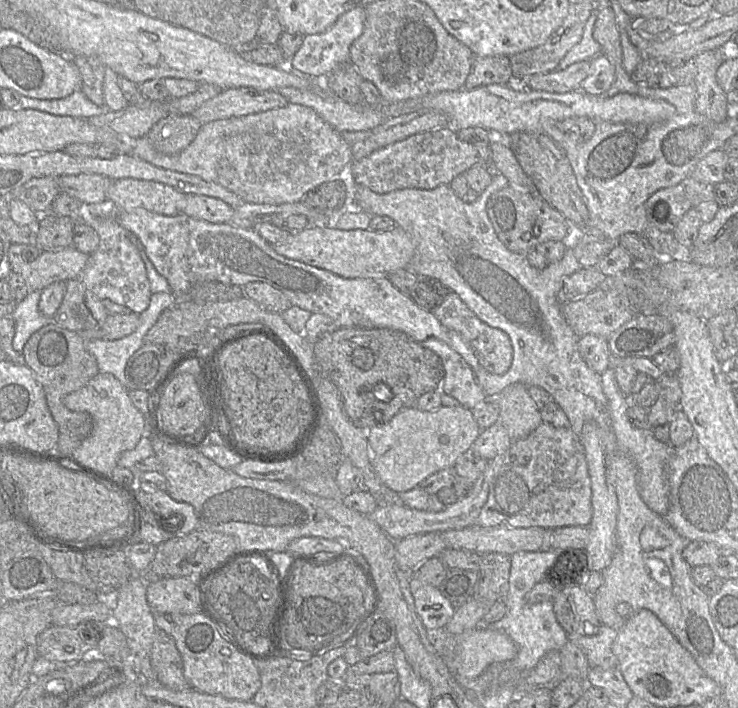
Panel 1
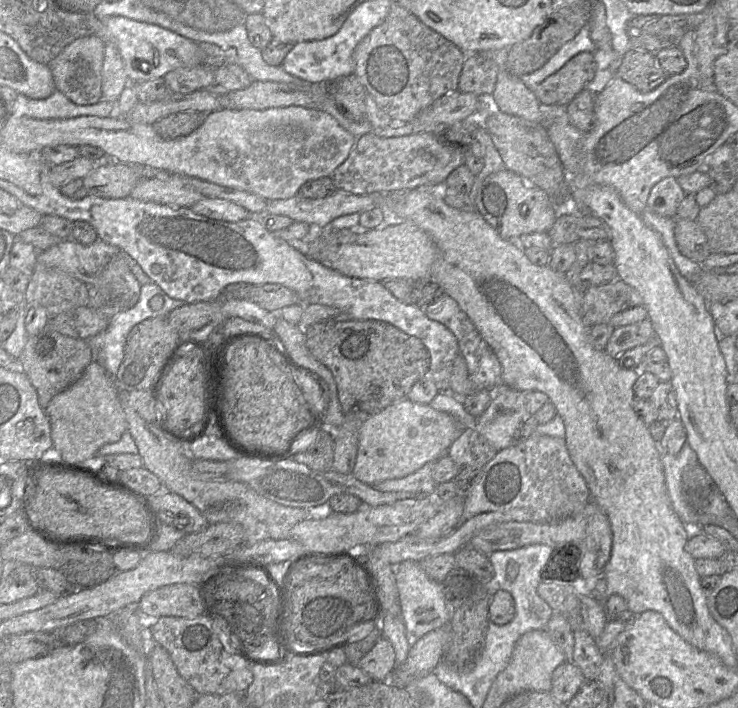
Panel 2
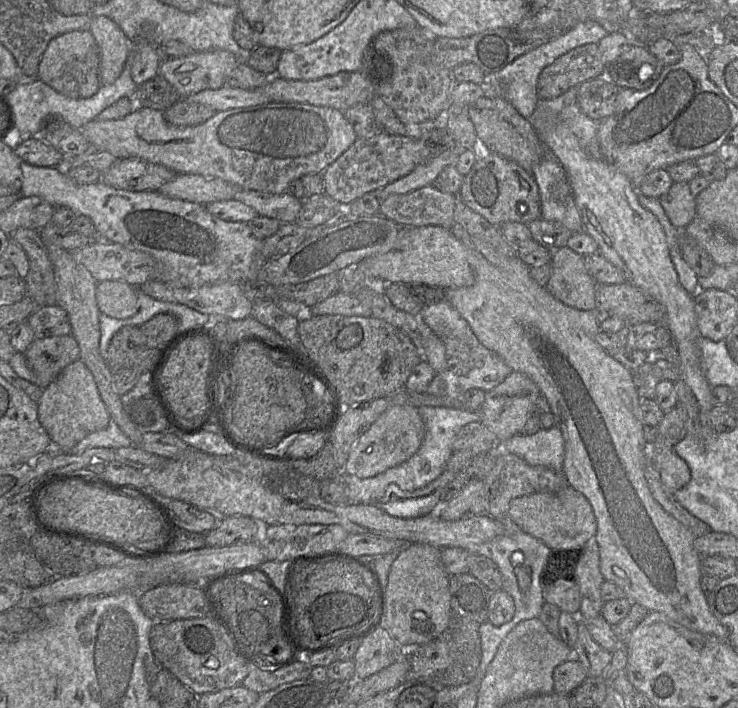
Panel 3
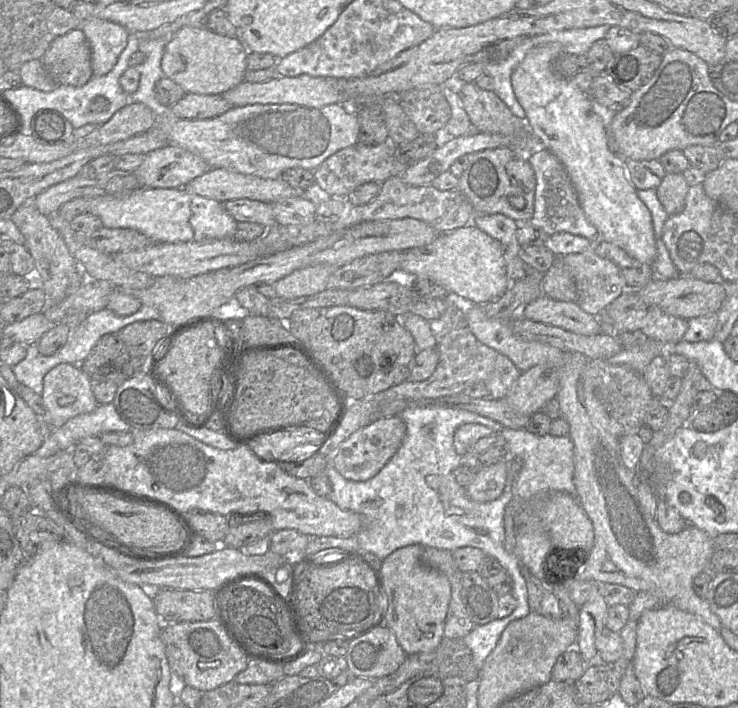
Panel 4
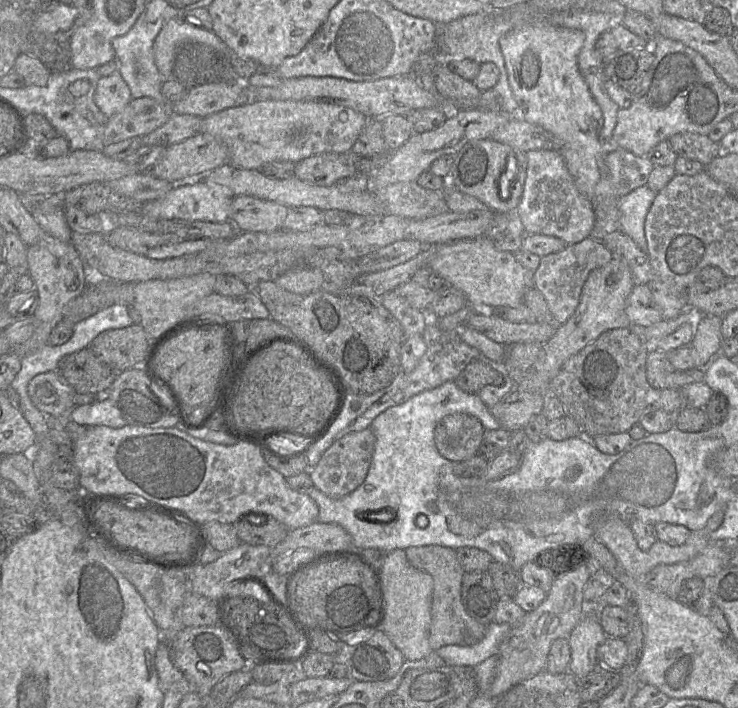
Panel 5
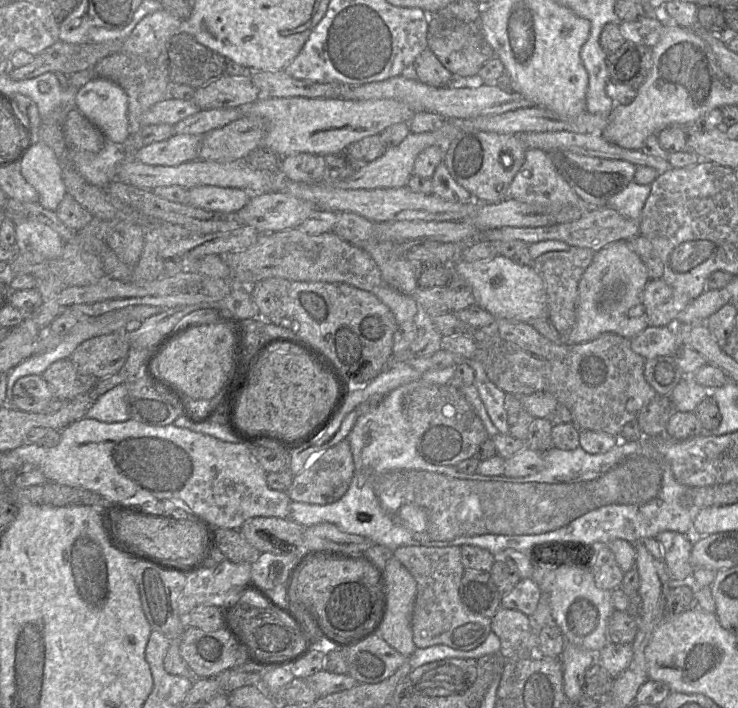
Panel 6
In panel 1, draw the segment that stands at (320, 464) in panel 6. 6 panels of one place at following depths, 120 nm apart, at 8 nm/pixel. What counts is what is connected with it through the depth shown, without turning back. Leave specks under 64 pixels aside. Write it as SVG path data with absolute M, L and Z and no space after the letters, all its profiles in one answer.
M462 405L440 407L433 411L421 411L416 407L406 408L385 424L367 430L371 462L381 481L396 493L409 491L427 477L444 468L453 467L457 458L469 450L481 432L472 412Z

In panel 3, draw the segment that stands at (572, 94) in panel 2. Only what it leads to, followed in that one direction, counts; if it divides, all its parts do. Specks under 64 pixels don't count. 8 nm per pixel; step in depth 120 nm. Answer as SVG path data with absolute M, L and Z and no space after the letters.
M598 44L577 47L542 70L537 85L538 98L557 98L574 86L606 75L606 67Z

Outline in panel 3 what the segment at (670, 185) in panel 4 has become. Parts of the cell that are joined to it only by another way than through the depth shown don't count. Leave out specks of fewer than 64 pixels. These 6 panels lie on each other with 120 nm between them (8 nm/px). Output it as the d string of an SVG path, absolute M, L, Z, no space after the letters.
M674 182L669 191L658 200L667 217L678 230L684 230L696 217L695 197L688 183Z

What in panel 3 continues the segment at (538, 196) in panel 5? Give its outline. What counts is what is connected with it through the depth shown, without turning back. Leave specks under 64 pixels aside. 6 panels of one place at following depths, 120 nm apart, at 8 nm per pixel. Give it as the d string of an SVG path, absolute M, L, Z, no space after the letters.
M548 150L532 167L531 174L539 188L541 219L559 222L572 233L584 232L567 174Z

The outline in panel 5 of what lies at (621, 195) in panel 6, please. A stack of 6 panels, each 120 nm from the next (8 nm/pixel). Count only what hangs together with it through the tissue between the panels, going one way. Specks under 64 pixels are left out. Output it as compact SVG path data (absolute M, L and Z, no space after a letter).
M644 185L619 198L618 202L619 229L628 234L646 253L645 218L656 195L656 192Z

